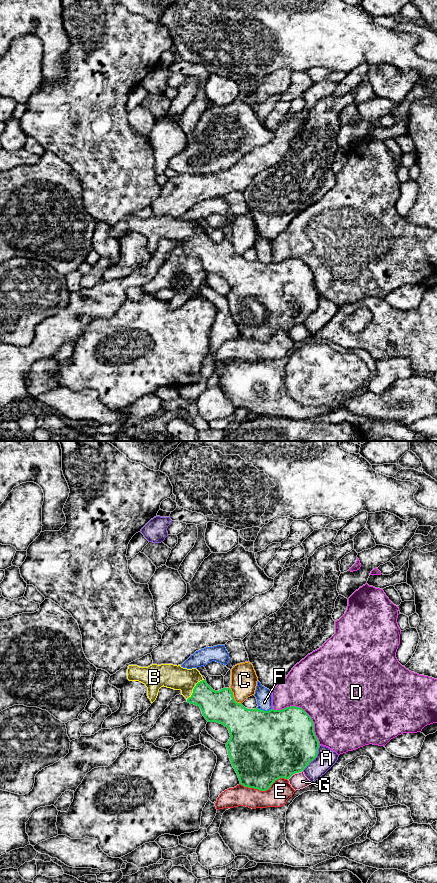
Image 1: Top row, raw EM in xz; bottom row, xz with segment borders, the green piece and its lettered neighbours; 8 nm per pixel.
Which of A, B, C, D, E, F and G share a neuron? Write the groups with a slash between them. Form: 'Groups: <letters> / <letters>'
Groups: A / B / C / D / E / F / G

